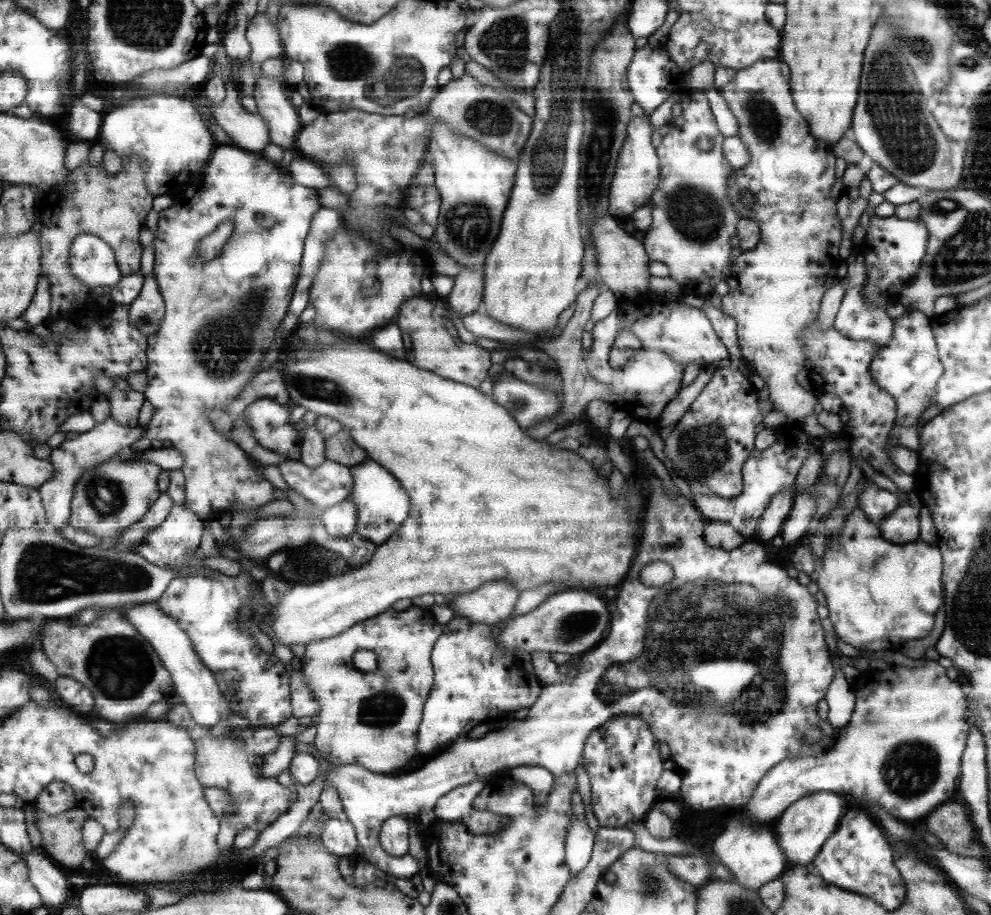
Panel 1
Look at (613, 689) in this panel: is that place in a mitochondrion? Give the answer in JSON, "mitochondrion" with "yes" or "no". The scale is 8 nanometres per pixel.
{"mitochondrion":"yes"}

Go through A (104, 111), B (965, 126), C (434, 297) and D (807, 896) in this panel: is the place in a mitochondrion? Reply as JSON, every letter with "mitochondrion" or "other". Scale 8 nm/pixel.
{"A":"other","B":"other","C":"other","D":"other"}

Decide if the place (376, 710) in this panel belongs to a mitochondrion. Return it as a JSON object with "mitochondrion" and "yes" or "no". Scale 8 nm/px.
{"mitochondrion":"yes"}

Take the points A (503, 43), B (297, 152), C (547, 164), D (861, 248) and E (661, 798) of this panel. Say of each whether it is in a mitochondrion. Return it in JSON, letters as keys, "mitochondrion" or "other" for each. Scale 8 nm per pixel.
{"A":"mitochondrion","B":"other","C":"mitochondrion","D":"other","E":"other"}

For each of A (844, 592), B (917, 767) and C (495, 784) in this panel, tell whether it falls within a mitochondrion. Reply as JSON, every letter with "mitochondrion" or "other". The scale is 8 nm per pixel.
{"A":"other","B":"mitochondrion","C":"other"}

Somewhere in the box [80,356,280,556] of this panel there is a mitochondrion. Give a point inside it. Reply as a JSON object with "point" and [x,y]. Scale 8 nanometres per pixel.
{"point":[106,495]}

